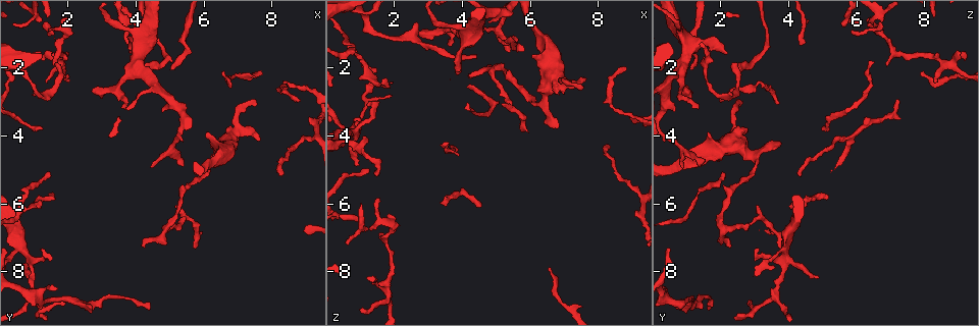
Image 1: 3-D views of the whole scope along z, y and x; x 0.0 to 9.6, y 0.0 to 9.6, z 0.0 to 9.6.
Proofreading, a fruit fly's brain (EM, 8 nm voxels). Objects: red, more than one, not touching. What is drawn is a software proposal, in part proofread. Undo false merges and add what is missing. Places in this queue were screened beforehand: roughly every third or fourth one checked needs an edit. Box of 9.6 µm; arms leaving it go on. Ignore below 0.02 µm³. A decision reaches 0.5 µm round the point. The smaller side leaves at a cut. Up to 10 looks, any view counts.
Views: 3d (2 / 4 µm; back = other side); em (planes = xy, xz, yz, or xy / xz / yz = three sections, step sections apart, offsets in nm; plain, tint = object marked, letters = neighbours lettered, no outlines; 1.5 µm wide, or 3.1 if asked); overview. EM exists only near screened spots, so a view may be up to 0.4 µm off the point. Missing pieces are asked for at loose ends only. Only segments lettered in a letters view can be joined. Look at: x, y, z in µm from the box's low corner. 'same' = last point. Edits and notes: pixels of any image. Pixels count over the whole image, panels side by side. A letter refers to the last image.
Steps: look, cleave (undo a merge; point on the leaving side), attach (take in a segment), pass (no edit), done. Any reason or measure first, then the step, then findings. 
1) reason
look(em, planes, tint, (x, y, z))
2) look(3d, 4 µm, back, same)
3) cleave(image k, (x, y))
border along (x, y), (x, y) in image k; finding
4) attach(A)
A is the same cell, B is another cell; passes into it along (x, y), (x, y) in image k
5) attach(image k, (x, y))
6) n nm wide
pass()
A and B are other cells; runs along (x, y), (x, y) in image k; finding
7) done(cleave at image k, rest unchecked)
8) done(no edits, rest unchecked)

look(em, planes, letters, (4.40, 9.10, 1.60))

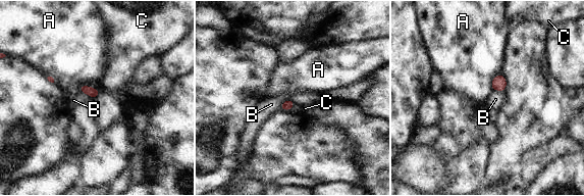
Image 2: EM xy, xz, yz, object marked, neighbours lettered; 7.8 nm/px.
A touches over 180 nm
pass()
A, B and C are other cells; border along (78, 86), (91, 86), (99, 92) in image 2; none of them fits

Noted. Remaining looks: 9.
an open end
look(3d, 2 µm, back, (2.65, 2.75, 1.00))

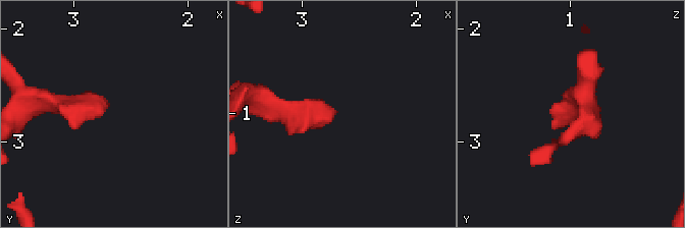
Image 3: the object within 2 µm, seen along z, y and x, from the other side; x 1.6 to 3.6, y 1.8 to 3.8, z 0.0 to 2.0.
shape alone is not enough
look(em, planes, letters, (2.72, 2.72, 1.04))

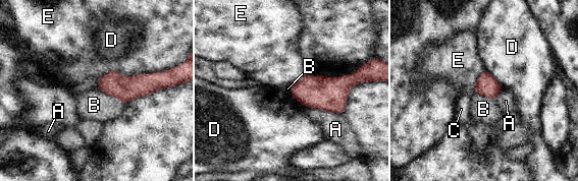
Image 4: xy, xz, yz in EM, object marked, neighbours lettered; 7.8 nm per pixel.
160 nm wide
pass()
A, B, C, D and E are other cells; none of them fits

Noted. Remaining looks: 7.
branch stops here
look(3d, 2 µm, (0.90, 8.25, 4.90))

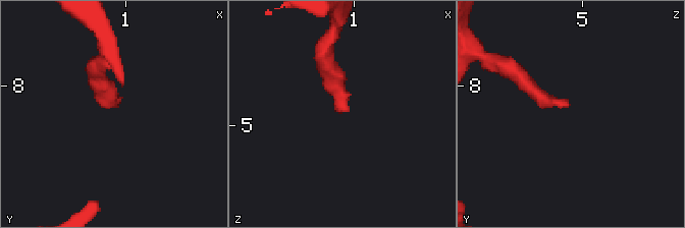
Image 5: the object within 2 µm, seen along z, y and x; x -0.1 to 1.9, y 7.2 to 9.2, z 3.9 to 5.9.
now the EM
look(em, planes, letters, (0.88, 8.18, 4.86))

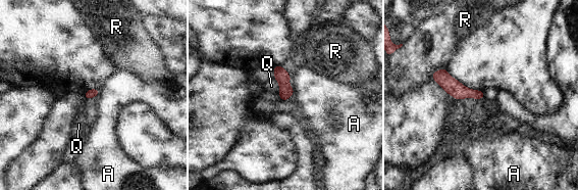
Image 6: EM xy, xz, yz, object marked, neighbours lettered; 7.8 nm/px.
pass()
A, Q and R are other cells; no lettered segment goes on from it

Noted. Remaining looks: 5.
free end
look(3d, 2 µm, back, (7.55, 3.05, 2.65))

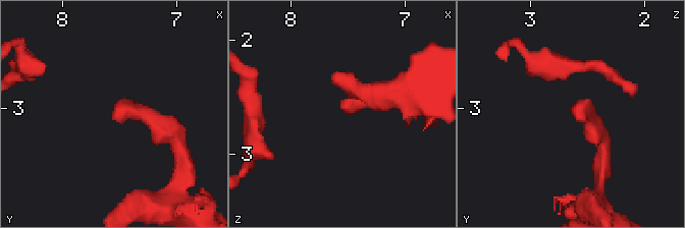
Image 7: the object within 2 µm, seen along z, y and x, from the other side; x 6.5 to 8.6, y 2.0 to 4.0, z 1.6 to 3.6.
need the tissue
look(em, xy, step 4, tint, (7.56, 3.00, 2.62))

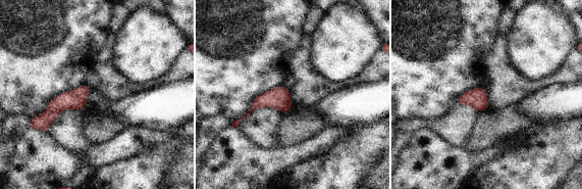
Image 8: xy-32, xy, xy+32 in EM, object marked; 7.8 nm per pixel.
another direction
look(em, planes, letters, same)

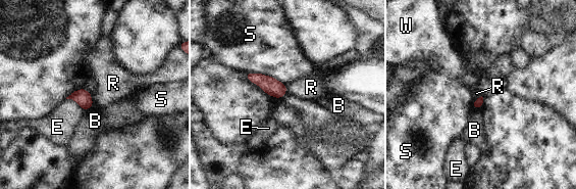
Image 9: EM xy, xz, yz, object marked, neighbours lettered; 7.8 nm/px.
S touches over 340 nm
pass()
B, E, R, S and W are other cells; border along (90, 95), (93, 105) in image 9; none of them fits

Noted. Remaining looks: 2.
done(no edits, rest unchecked)

